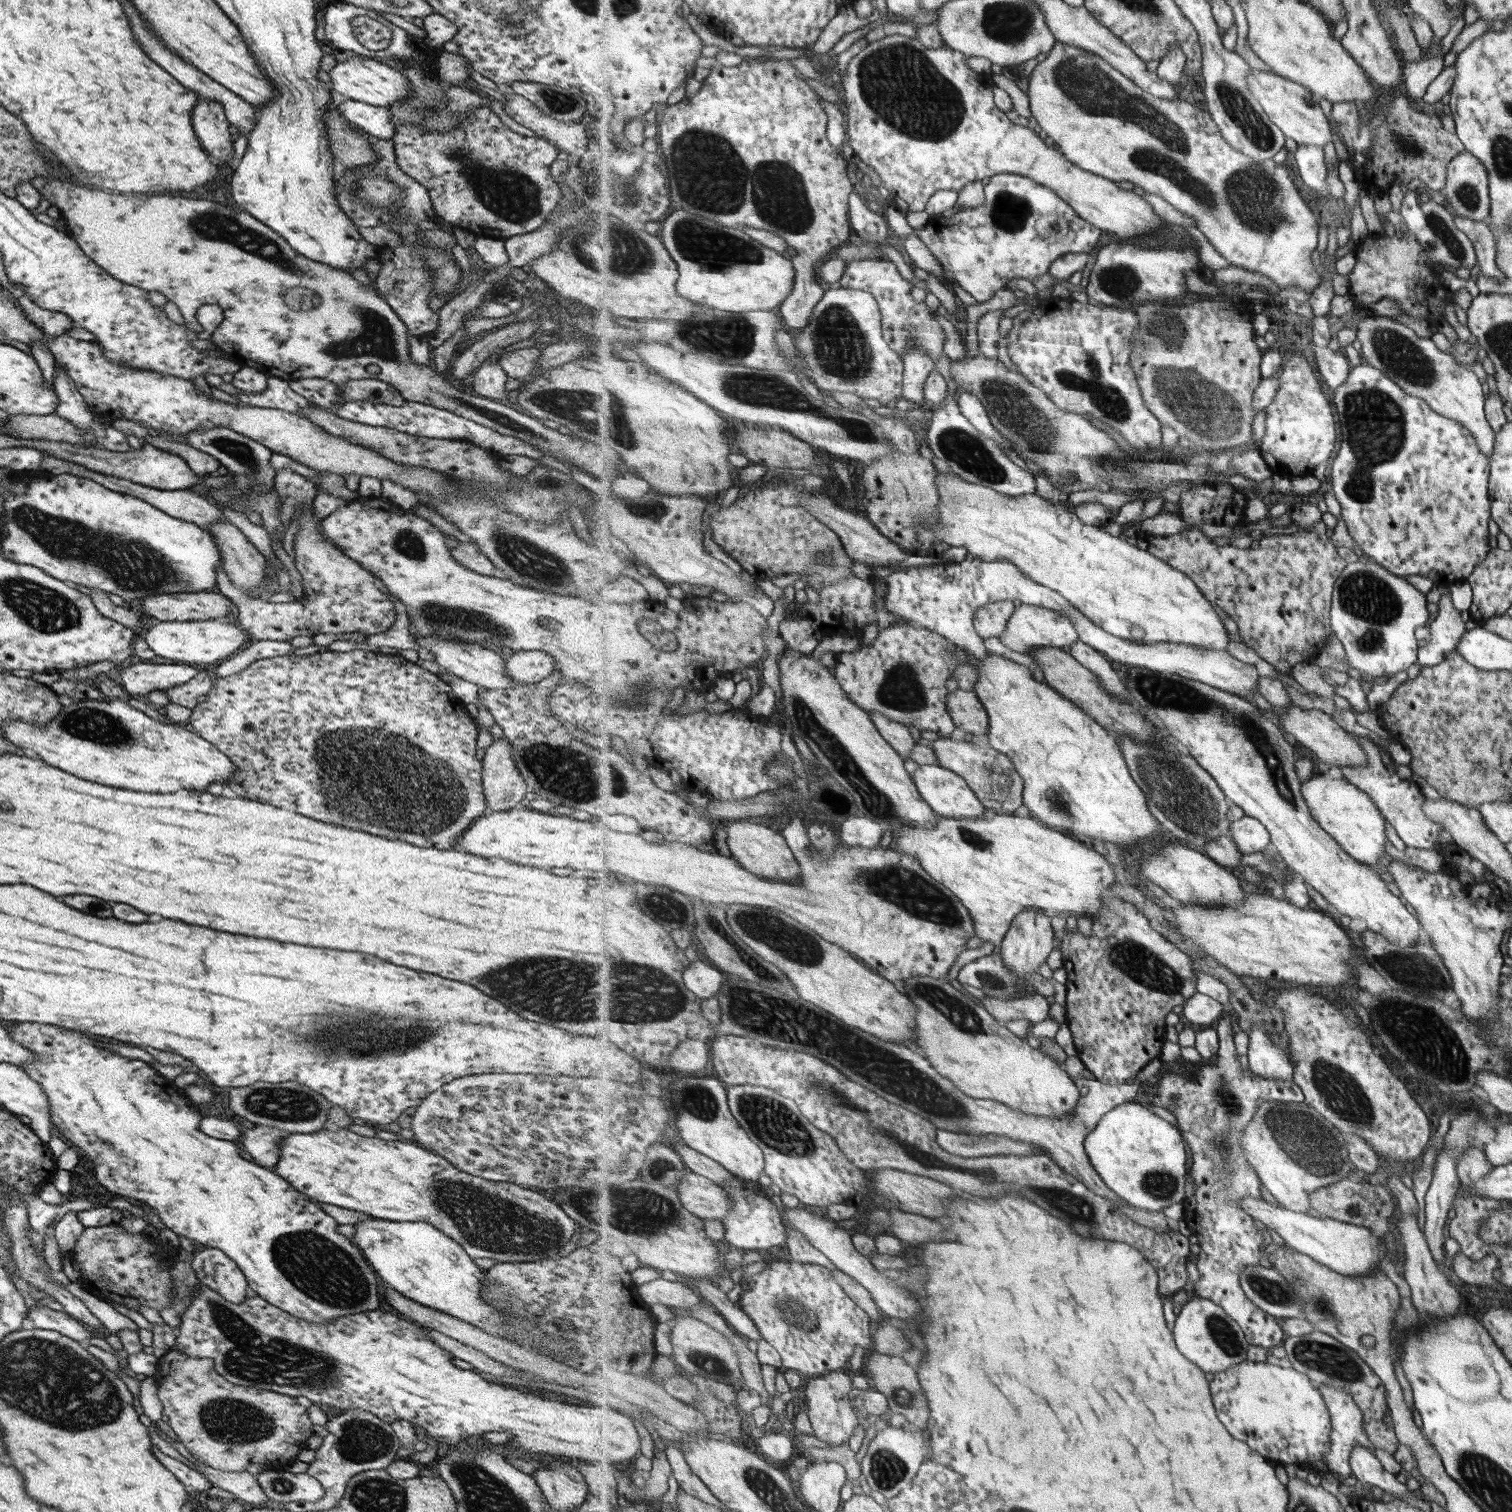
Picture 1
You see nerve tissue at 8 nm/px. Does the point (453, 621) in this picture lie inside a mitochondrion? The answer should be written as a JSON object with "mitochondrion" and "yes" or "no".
{"mitochondrion":"yes"}

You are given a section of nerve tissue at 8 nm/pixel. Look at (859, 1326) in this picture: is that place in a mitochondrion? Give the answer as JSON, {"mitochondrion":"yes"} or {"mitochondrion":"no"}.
{"mitochondrion":"no"}

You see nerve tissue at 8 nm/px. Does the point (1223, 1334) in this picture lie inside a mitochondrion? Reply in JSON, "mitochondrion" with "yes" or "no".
{"mitochondrion":"yes"}

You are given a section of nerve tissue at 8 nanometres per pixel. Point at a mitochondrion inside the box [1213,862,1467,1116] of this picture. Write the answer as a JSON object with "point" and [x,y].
{"point":[1405,967]}

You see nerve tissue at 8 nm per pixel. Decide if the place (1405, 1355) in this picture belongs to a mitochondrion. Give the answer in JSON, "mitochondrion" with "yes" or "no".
{"mitochondrion":"no"}

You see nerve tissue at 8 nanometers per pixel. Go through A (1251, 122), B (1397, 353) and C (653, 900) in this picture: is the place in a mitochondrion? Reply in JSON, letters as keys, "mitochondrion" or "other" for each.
{"A":"mitochondrion","B":"mitochondrion","C":"mitochondrion"}

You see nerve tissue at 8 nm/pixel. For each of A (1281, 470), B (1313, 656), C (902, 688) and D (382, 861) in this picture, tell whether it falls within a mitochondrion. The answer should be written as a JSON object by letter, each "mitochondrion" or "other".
{"A":"other","B":"other","C":"mitochondrion","D":"other"}

